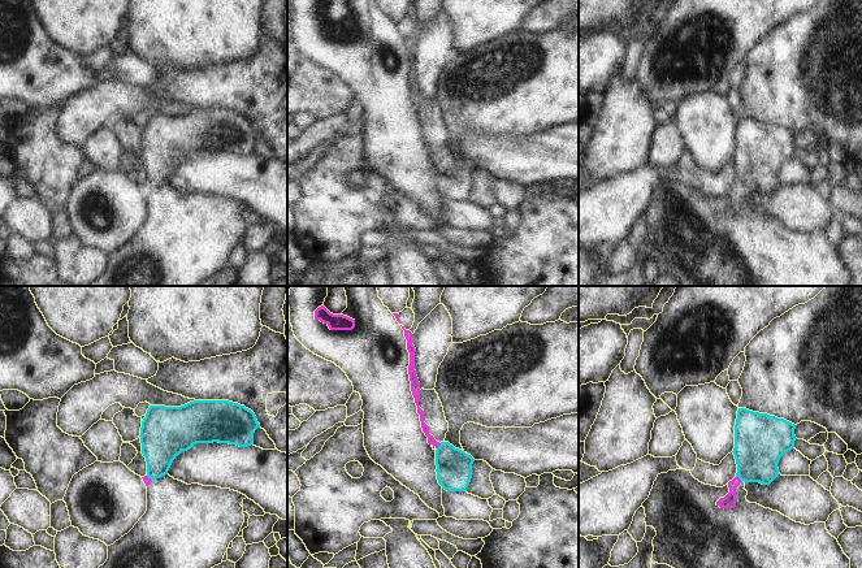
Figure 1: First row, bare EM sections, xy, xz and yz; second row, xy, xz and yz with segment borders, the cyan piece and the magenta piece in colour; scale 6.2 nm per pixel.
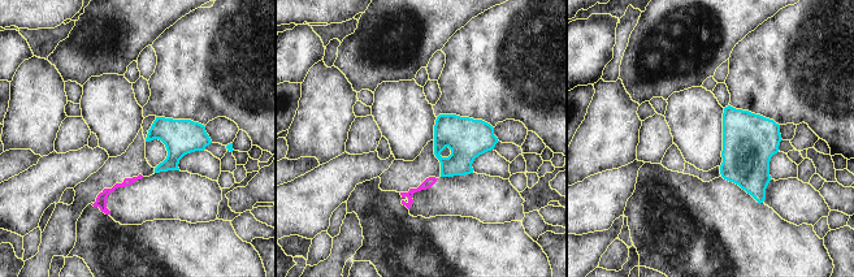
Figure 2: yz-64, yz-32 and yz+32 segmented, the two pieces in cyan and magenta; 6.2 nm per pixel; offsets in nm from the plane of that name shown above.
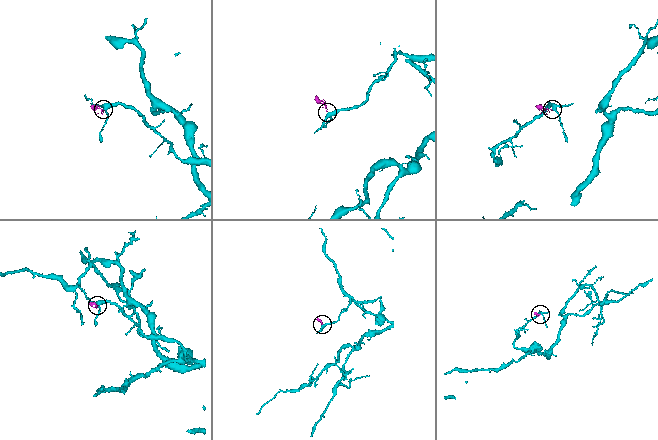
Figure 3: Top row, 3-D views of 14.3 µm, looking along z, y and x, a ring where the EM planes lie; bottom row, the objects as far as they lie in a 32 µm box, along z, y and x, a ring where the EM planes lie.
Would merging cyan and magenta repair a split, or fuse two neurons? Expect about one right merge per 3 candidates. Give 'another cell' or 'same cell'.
another cell

